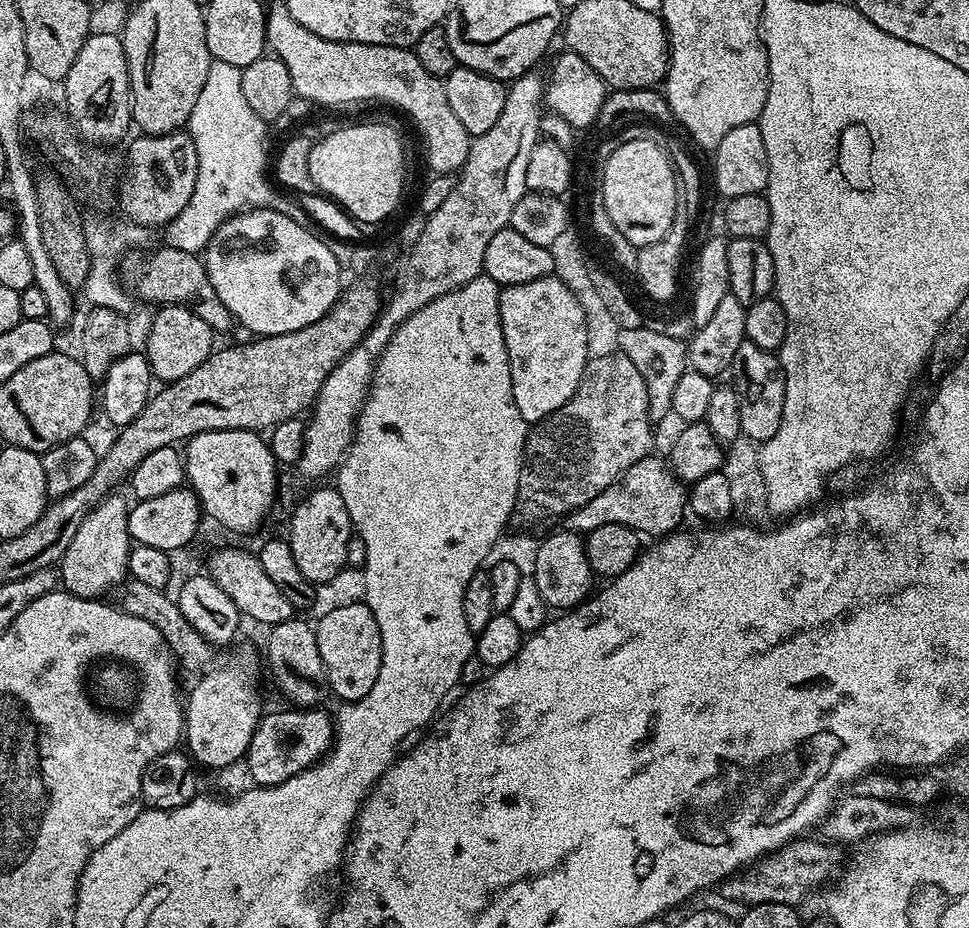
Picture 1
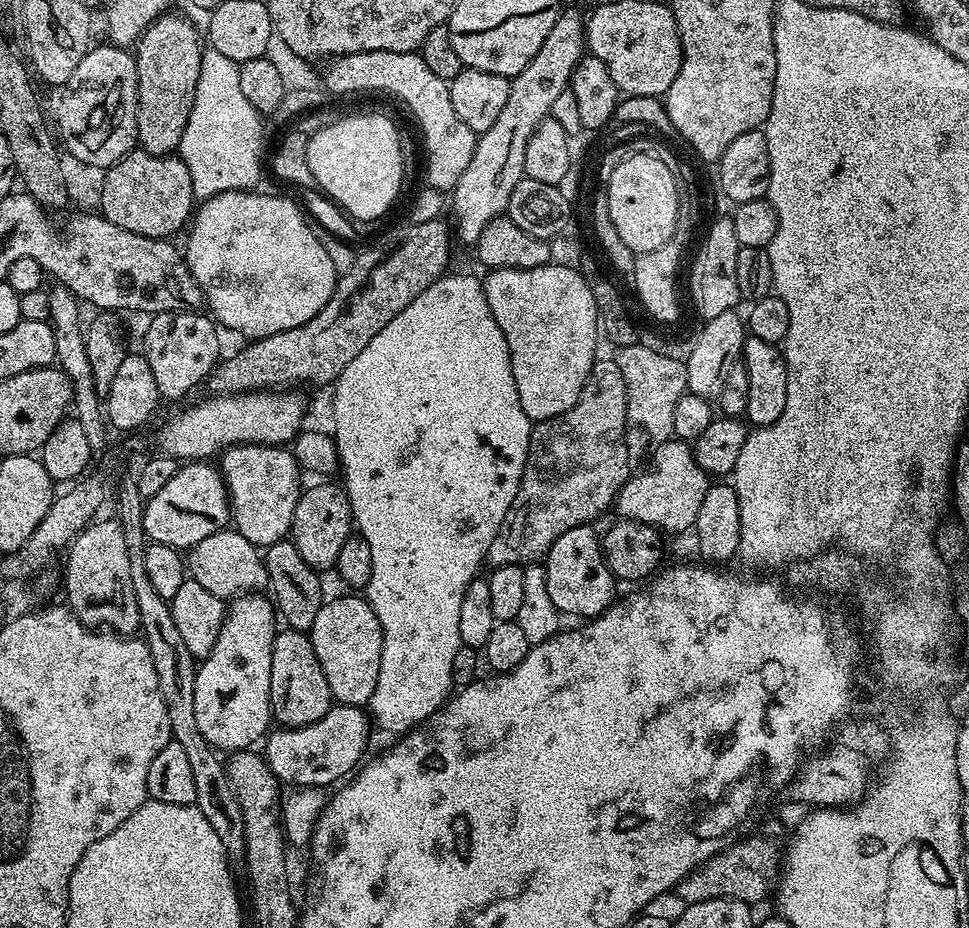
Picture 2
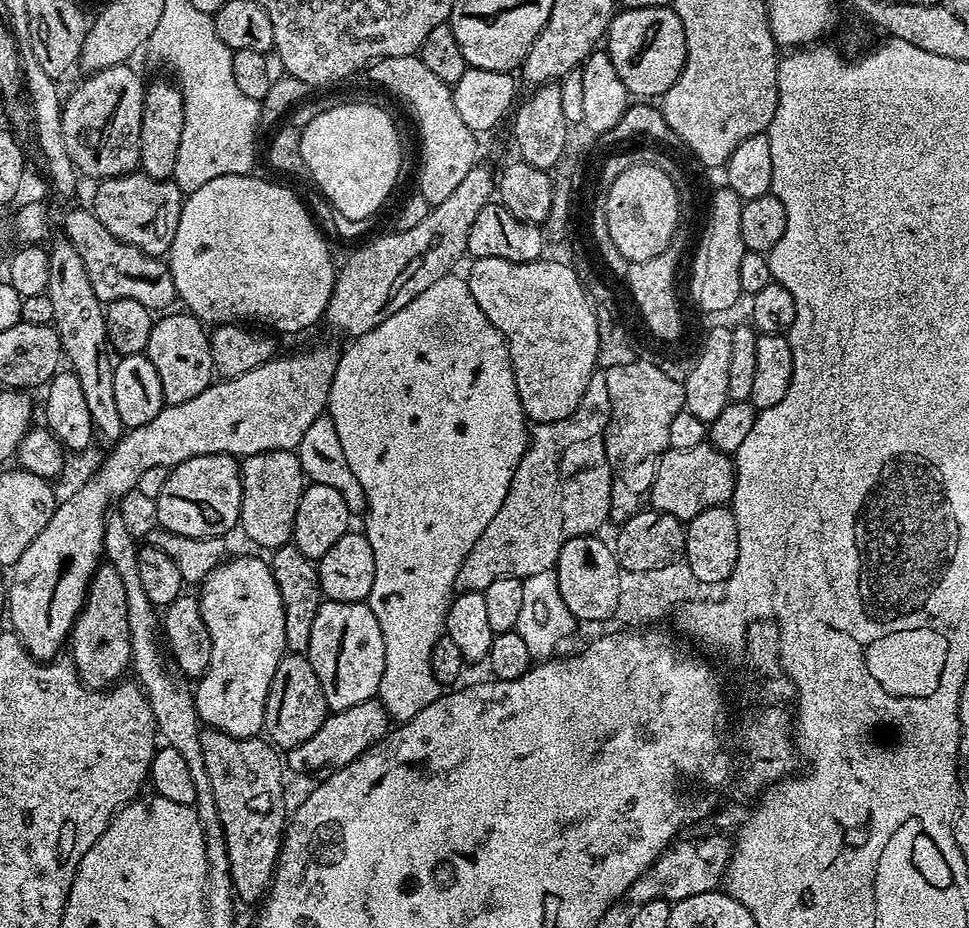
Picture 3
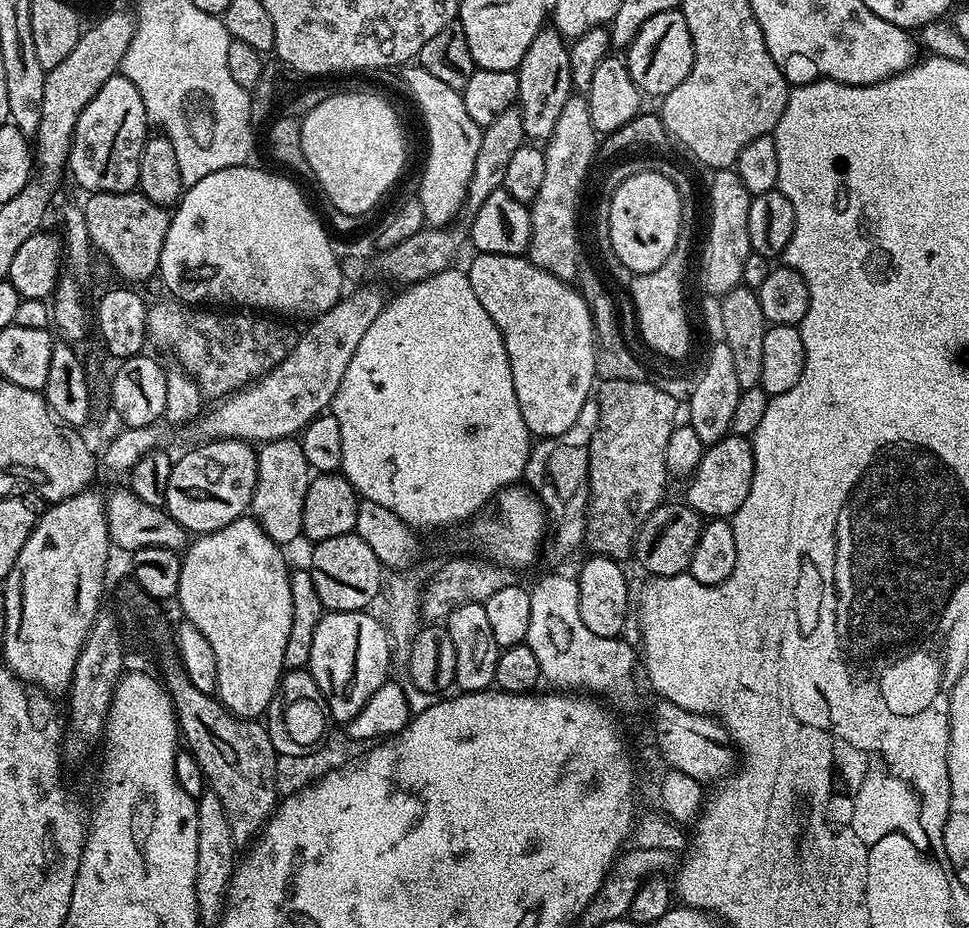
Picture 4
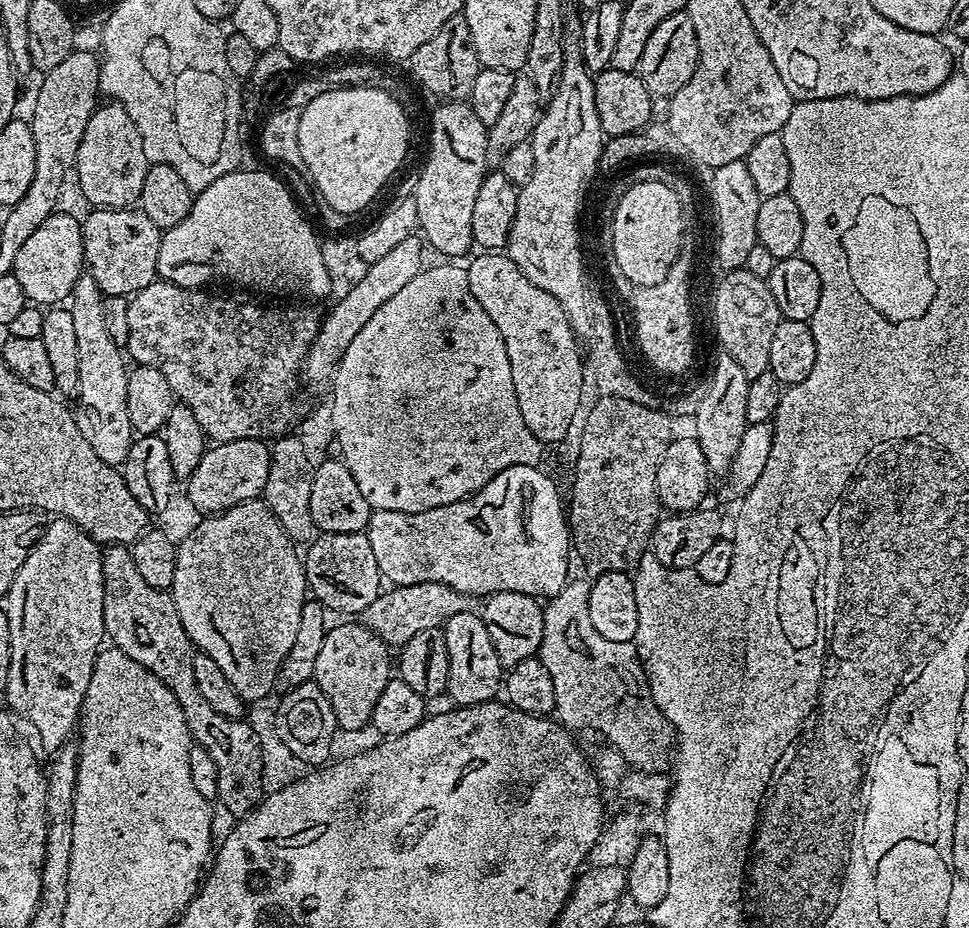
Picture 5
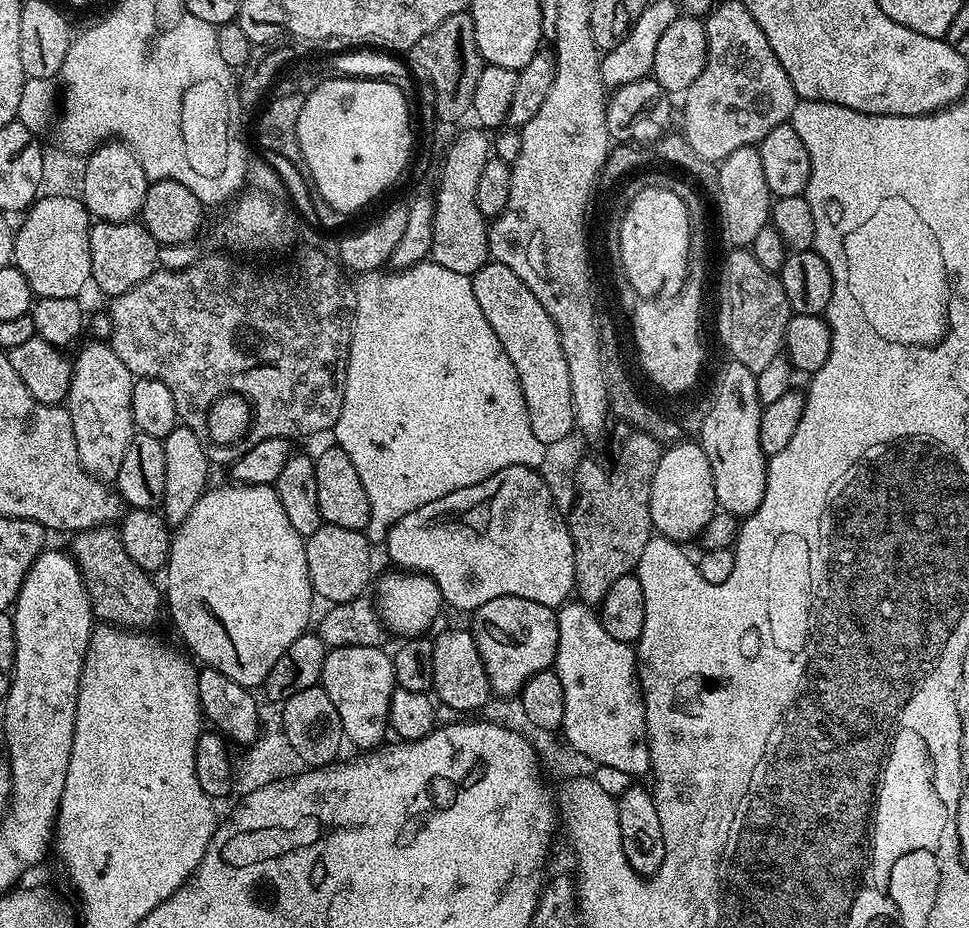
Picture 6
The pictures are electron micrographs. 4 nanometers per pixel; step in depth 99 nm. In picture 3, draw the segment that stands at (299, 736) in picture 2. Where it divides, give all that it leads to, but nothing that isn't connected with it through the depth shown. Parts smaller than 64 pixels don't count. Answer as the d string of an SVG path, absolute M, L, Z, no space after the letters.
M379 699L358 702L358 706L350 706L350 710L329 714L311 738L306 738L306 742L302 742L297 748L287 749L287 767L309 774L324 774L329 769L345 768L379 740L383 740L389 731L390 717Z

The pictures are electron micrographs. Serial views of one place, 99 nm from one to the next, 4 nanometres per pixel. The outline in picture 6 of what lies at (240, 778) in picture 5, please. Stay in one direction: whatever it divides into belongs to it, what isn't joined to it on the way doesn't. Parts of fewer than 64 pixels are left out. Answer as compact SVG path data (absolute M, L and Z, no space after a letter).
M101 526L98 528L88 528L84 532L77 532L71 537L72 548L70 547L70 555L73 560L76 561L76 564L80 568L80 573L84 579L84 585L88 588L88 596L92 600L92 611L94 613L95 619L97 621L103 622L108 626L115 626L125 630L148 630L144 628L152 628L160 620L160 608L162 612L162 592L156 589L156 584L149 573L142 570L142 566L138 566L138 562L134 562L134 558L130 558L130 554L126 554L126 546L122 546L122 538L120 537L119 531L112 526Z

